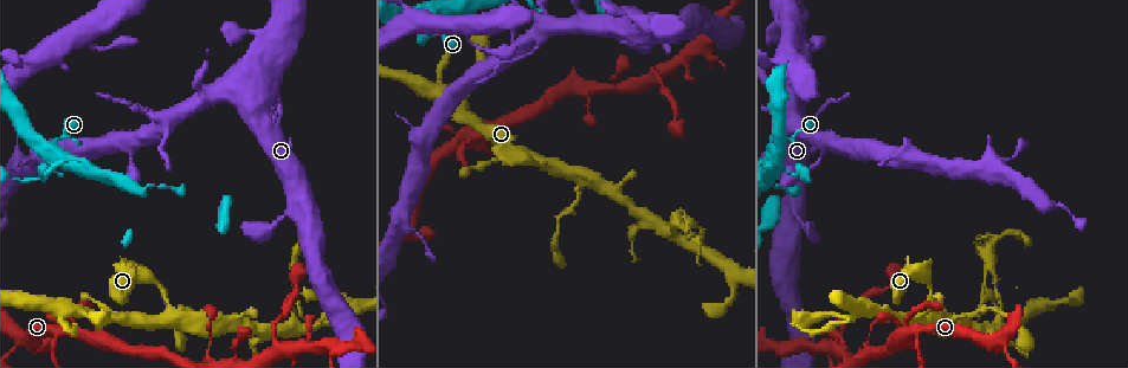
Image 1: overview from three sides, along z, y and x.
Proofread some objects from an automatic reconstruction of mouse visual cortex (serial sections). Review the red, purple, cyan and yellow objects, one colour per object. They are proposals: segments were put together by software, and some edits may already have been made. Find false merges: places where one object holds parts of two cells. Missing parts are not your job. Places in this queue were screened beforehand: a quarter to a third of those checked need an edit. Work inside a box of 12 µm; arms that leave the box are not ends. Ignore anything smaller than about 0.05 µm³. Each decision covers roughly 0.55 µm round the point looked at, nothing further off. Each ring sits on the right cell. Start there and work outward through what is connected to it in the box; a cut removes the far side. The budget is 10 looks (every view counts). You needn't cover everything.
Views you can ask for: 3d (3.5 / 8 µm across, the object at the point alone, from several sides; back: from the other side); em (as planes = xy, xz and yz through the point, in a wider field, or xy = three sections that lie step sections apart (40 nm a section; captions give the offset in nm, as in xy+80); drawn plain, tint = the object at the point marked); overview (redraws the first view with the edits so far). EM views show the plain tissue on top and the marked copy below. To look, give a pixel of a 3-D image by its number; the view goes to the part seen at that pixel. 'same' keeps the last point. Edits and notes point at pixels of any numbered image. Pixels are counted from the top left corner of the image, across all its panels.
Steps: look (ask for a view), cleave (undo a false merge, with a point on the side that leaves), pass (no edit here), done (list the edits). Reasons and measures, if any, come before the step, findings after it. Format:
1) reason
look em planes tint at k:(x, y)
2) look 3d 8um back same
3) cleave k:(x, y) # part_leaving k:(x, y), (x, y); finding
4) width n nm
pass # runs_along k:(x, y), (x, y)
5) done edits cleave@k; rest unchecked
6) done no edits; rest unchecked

three-way junction
look em xy step 2 tint at 1:(787, 130)

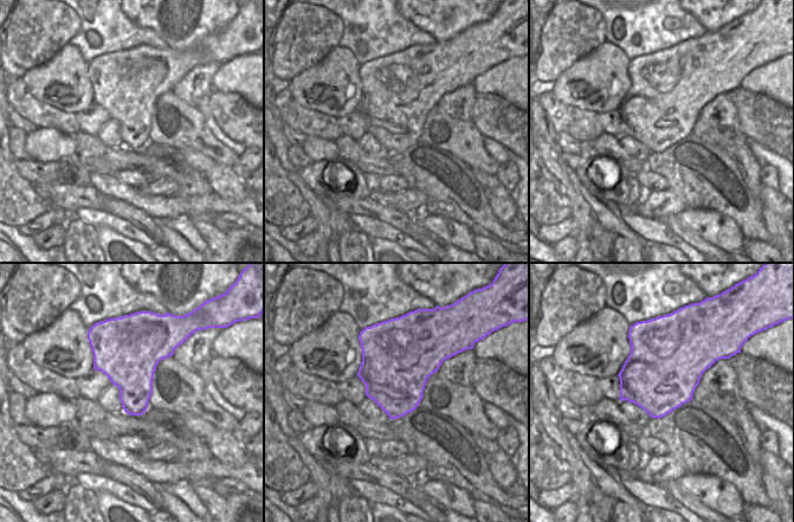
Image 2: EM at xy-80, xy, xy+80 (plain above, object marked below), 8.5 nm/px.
see where the arms go
look 3d 3.5um same

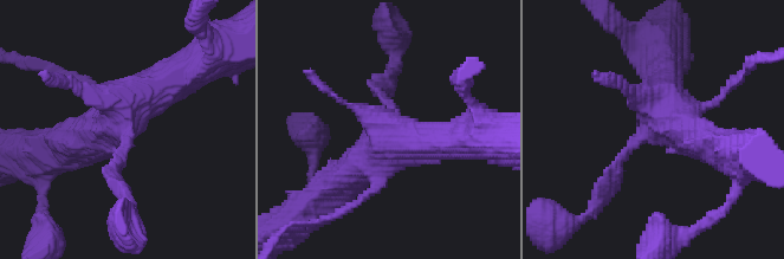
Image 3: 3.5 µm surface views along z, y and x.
pass # runs_along 3:(186, 71), (149, 89), (70, 148); continuous, no second cell

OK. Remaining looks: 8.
three arms meet
look 3d 3.5um at 1:(584, 180)

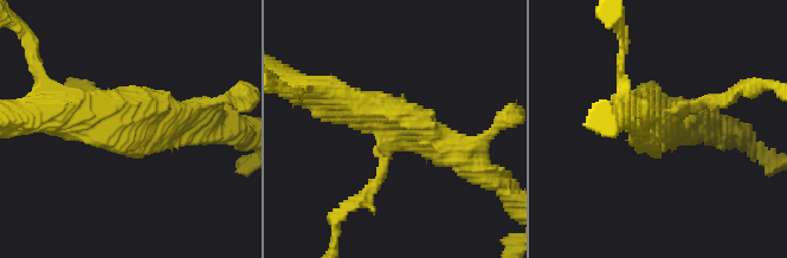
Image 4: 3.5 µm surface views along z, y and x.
look em xy step 1 tint at 4:(127, 123)

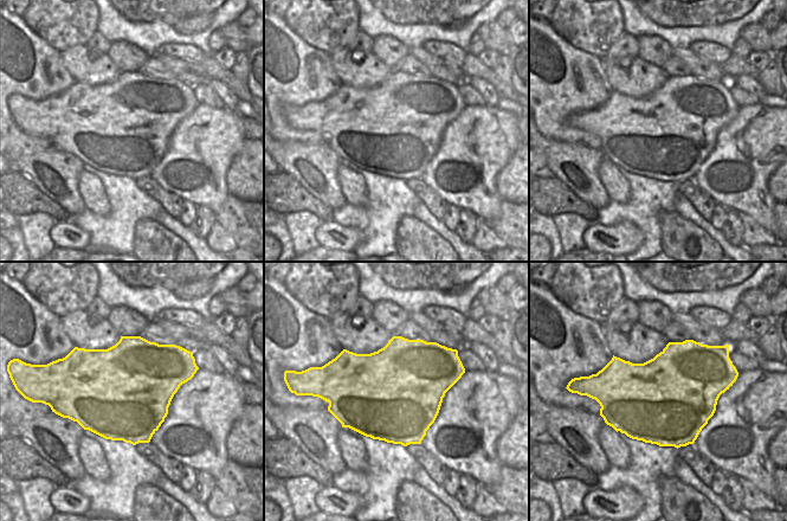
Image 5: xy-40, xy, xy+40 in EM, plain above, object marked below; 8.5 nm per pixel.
arms 3; arm_widths 150, 400, 450 nm
pass # runs_along 4:(320, 95), (399, 122), (460, 156); one cell here

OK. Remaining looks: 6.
sharp bend
look 3d 8um at 1:(998, 342)

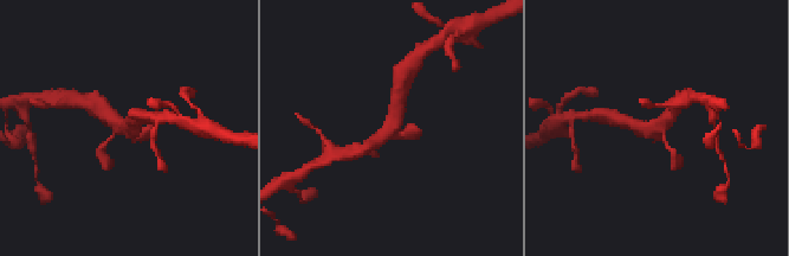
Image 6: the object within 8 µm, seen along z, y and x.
look em xy step 1 tint at 6:(658, 126)

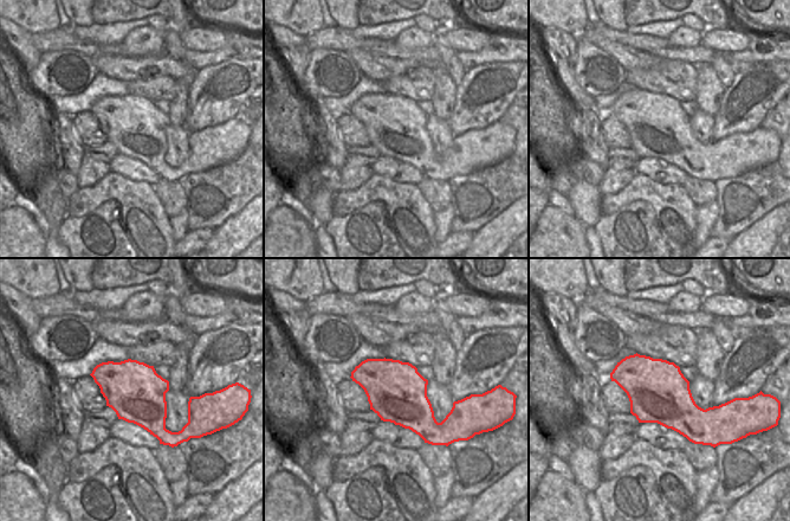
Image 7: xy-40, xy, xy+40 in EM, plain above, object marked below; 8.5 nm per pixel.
arm_widths 150, 300, 400, 400 nm
pass # runs_along 6:(396, 101), (394, 126), (367, 148); all the same cell

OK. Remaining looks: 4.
two arms in line, one across
look 3d 3.5um at 1:(292, 324)

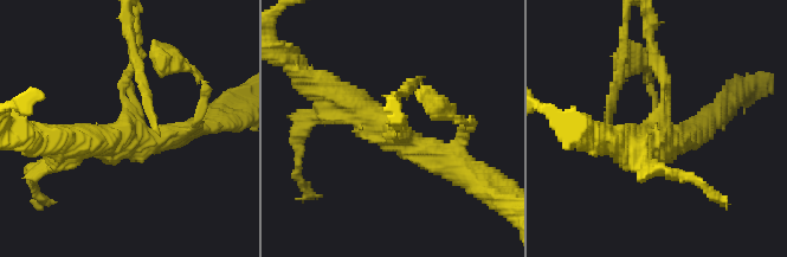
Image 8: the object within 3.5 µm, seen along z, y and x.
pass # runs_along 8:(324, 87), (394, 137), (452, 162); continuous, no second cell

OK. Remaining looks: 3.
done no edits; rest unchecked

